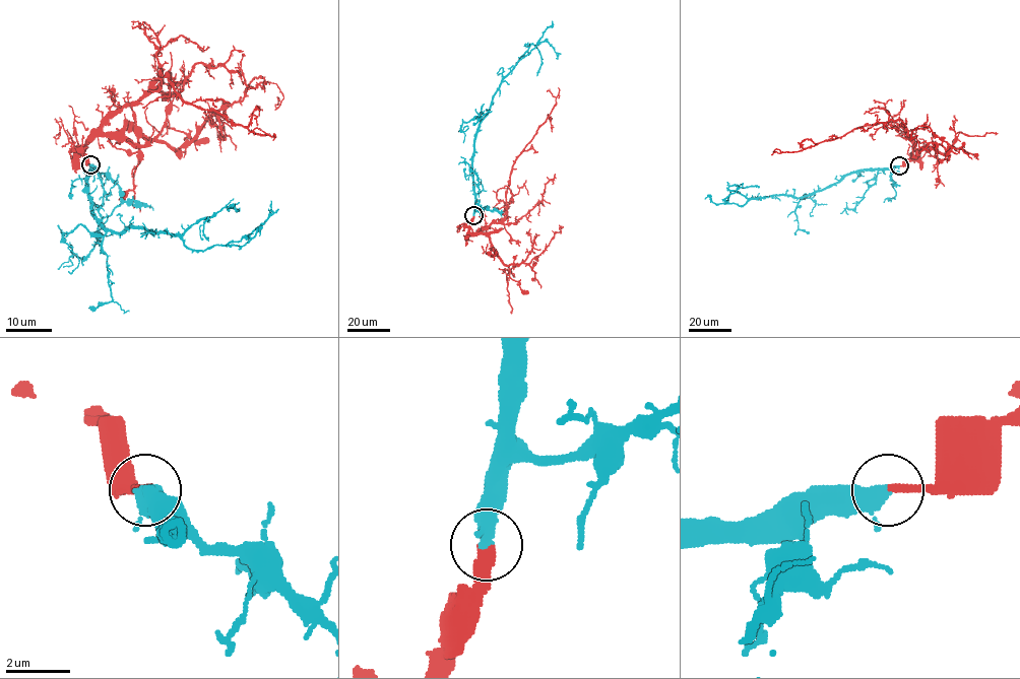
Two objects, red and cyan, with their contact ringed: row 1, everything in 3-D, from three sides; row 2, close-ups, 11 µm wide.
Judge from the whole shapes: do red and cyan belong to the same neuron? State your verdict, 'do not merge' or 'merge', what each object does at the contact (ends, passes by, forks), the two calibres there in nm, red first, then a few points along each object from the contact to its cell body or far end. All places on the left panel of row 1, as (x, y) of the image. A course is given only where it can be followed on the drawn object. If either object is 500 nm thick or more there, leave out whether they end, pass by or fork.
merge | red ends | cyan passes by | 280/360 nm | red via (90, 164), (81, 151), (85, 143), (135, 102), (162, 70), (186, 102), (268, 134), (257, 127), (248, 134) | cyan via (90, 164), (90, 209), (106, 228), (176, 234), (192, 250), (248, 235), (267, 218), (271, 201)

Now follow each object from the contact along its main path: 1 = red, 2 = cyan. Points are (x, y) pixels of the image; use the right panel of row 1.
1: (899, 165), (914, 159), (916, 151), (904, 128), (894, 122), (854, 128), (795, 151), (775, 151)
2: (899, 165), (851, 172), (836, 183), (797, 197), (772, 195), (751, 198), (740, 206), (725, 201), (743, 183)

